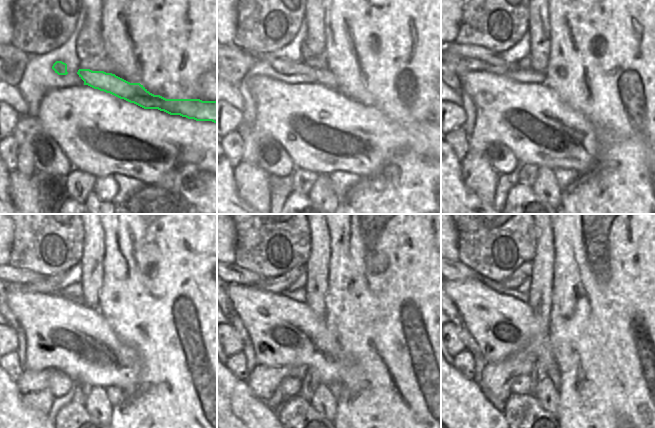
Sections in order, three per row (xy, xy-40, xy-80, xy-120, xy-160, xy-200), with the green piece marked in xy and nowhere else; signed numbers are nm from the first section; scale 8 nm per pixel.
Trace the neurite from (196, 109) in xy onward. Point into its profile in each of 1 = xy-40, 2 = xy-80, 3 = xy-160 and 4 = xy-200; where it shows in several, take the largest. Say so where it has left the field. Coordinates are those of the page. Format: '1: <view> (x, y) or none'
1: xy-40 (323, 76)
2: xy-80 (471, 51)
3: xy-160 (237, 274)
4: xy-200 (461, 271)

